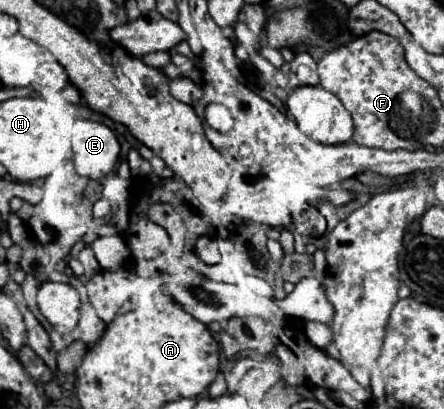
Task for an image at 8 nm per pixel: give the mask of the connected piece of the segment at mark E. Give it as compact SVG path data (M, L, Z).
M78 119L72 131L74 165L82 177L102 179L120 155L120 141L110 127L94 119Z

